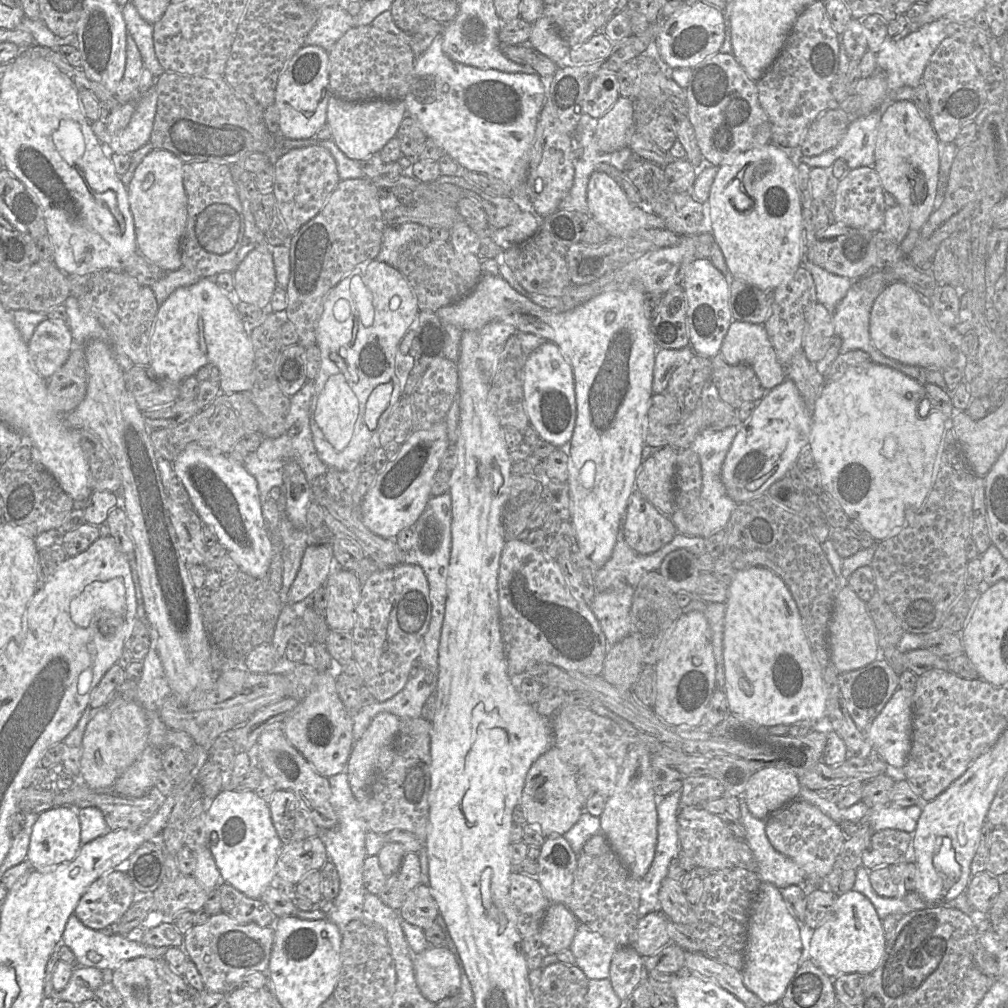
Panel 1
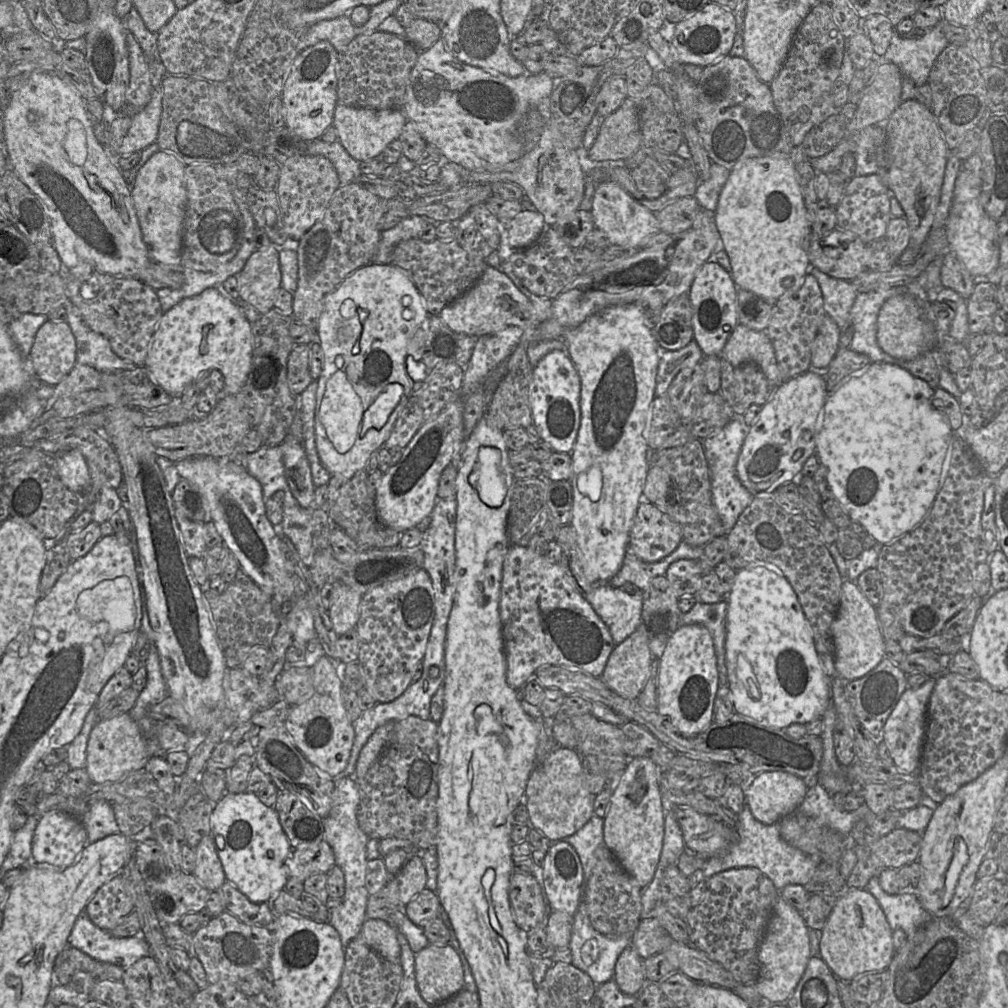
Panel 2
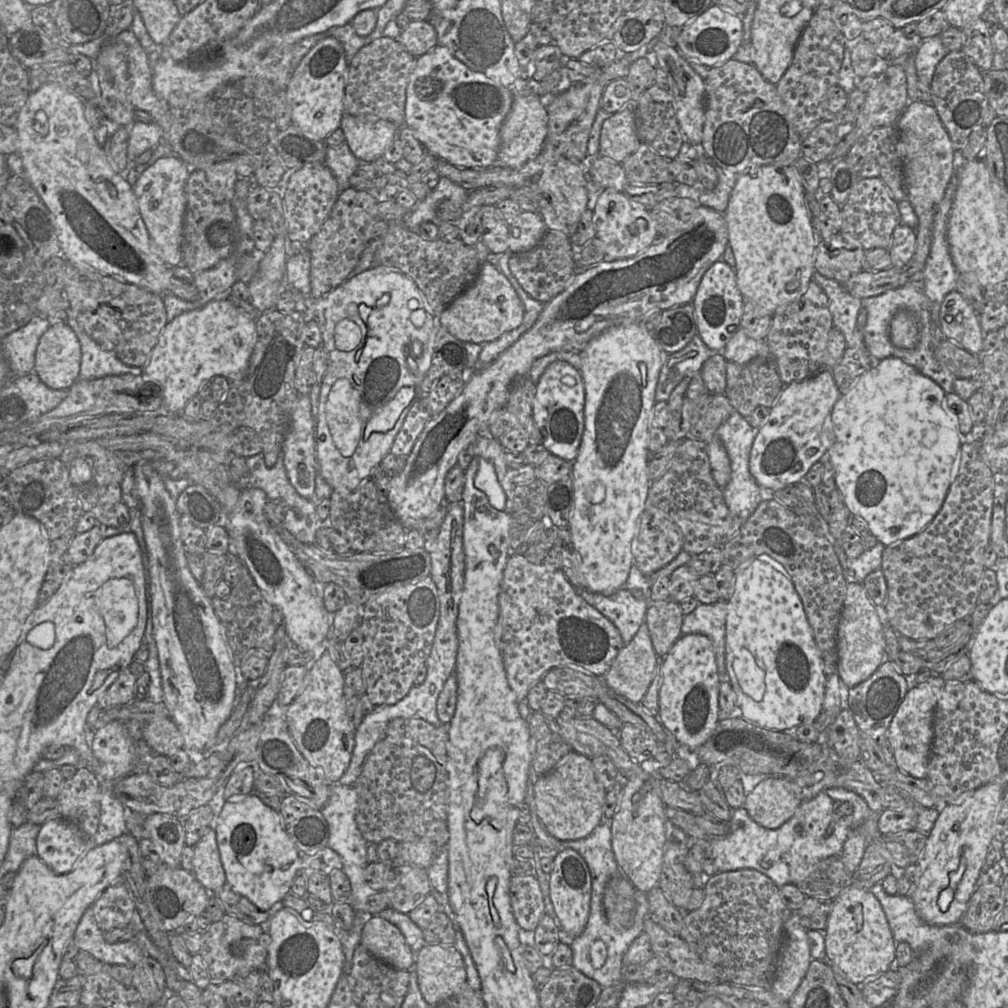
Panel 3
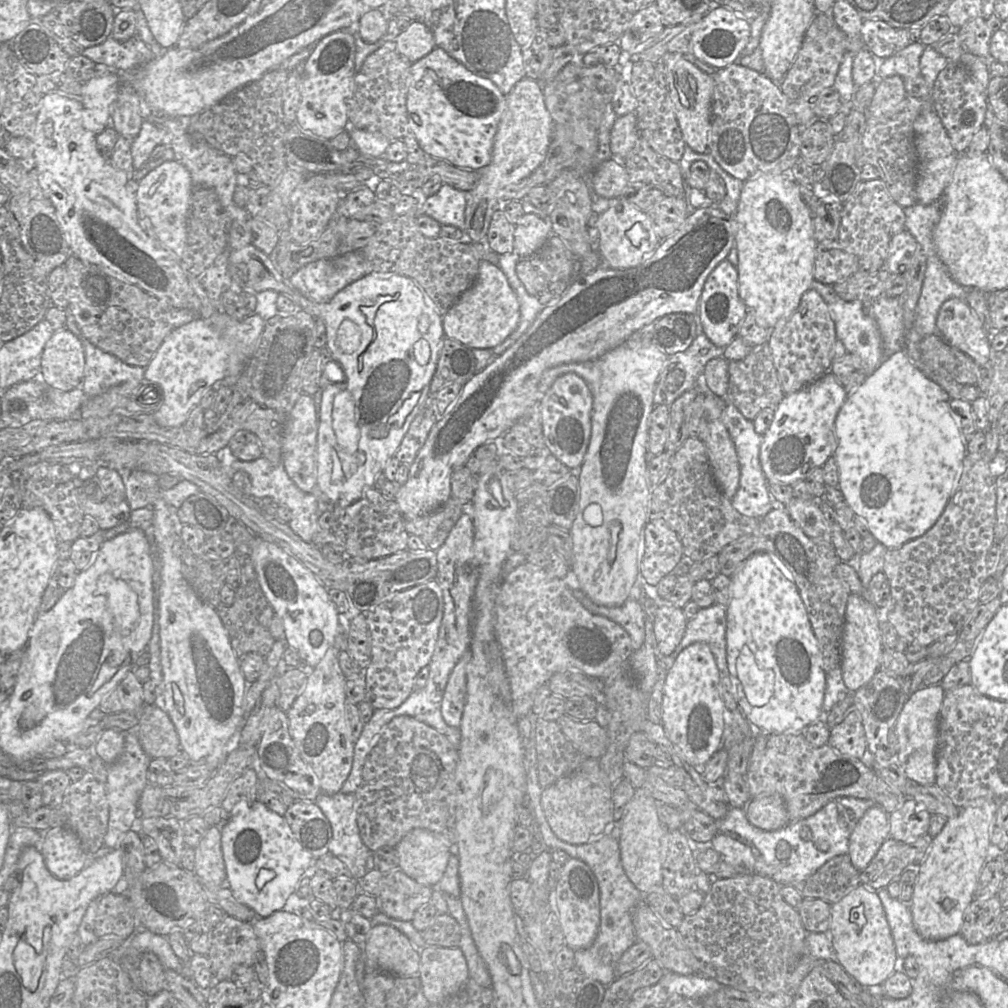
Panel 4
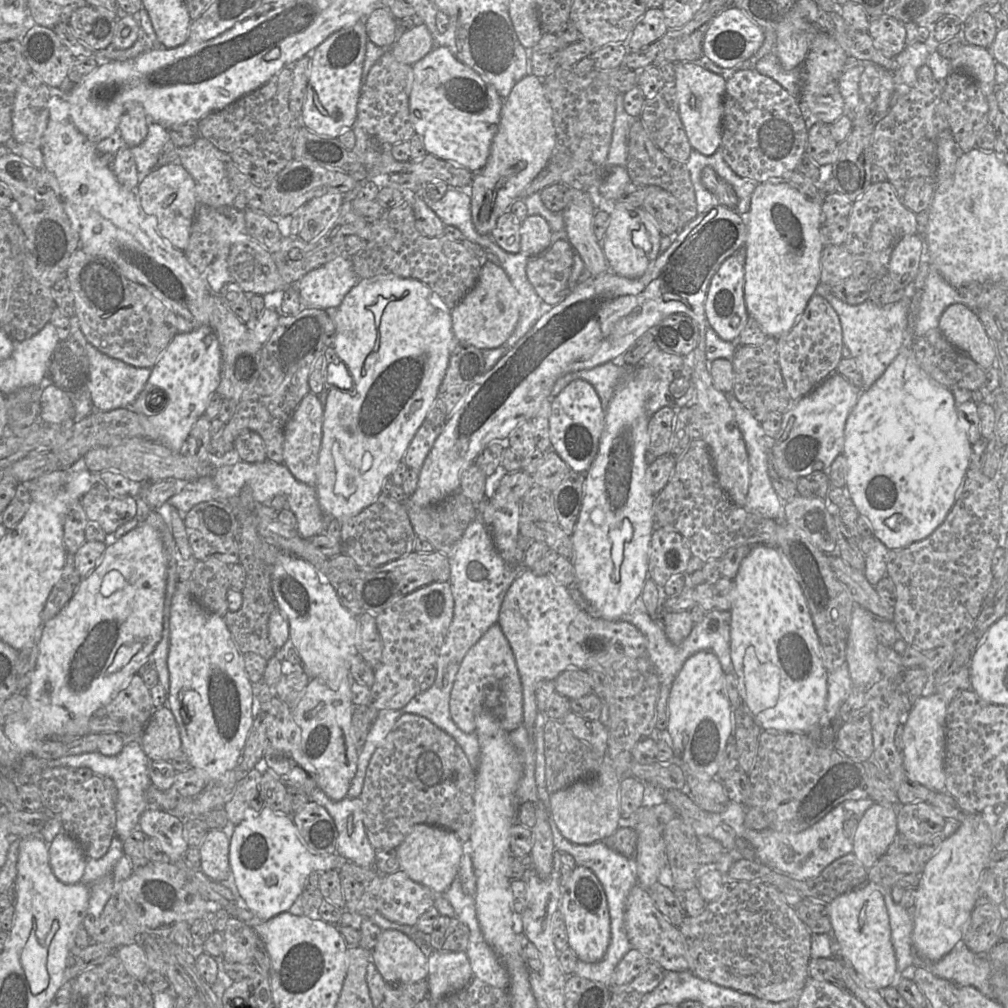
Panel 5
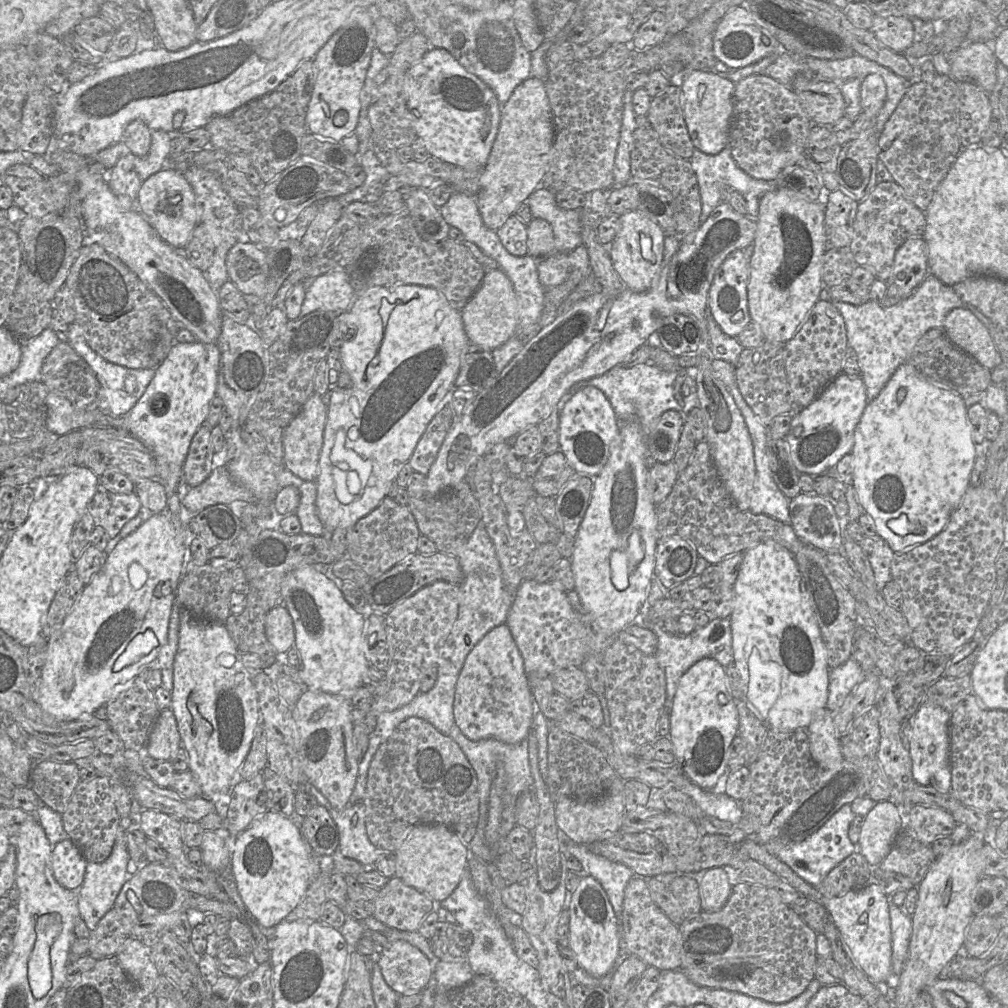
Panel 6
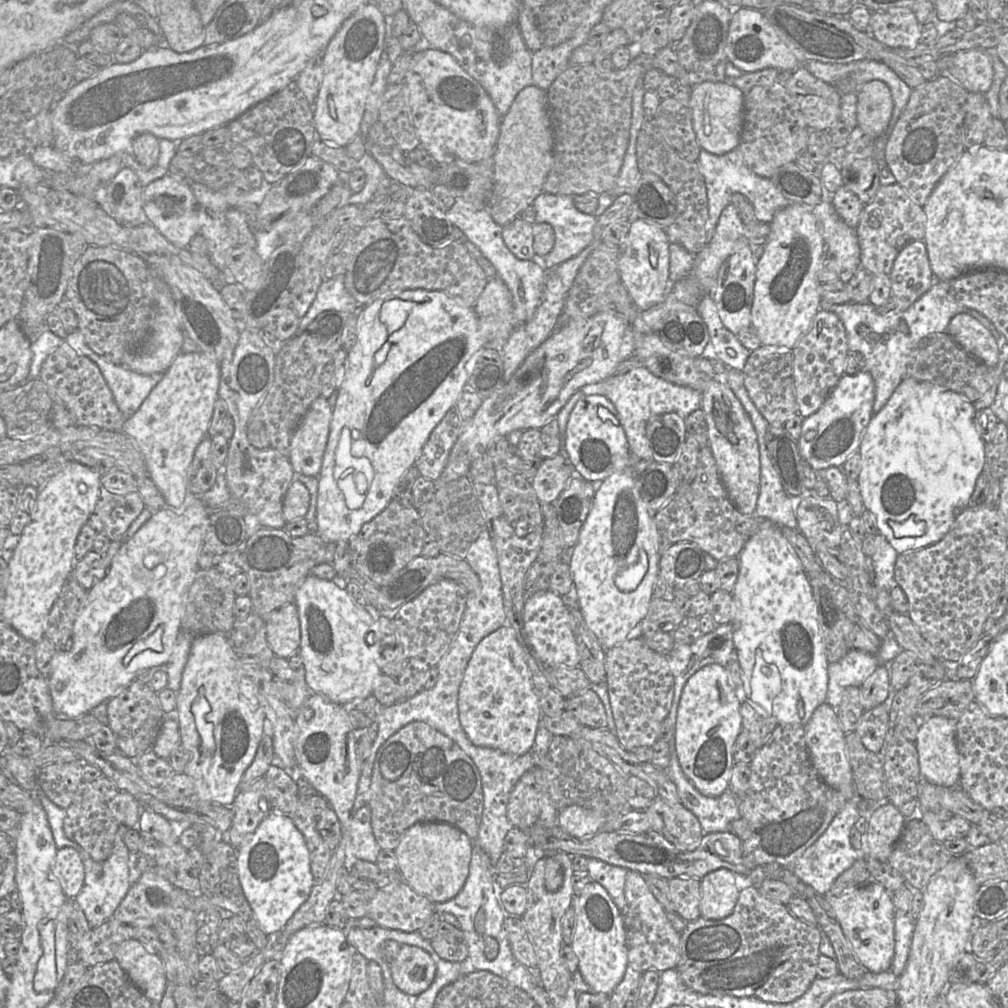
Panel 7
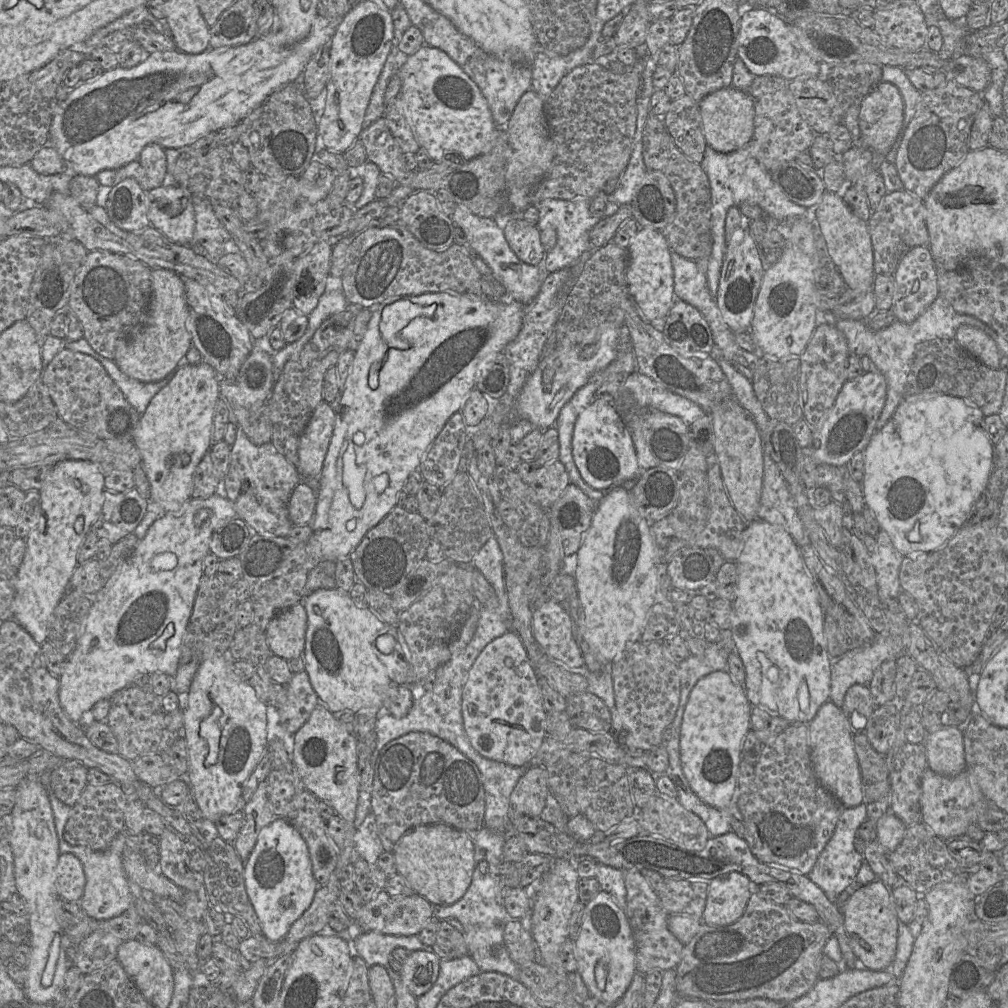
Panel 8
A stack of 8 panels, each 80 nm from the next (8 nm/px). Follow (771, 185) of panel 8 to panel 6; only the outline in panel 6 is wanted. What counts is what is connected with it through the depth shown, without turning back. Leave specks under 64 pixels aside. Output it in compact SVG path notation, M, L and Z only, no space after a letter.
M726 147L721 152L716 155L705 154L695 148L691 159L689 159L691 166L696 174L702 210L701 210L701 222L704 222L711 212L722 203L722 188L723 187L732 187L736 191L742 194L746 201L748 213L746 216L751 217L754 220L757 220L759 215L759 200L760 198L769 191L774 191L778 189L776 181L765 181L758 180L746 172L744 172L733 159L730 149Z

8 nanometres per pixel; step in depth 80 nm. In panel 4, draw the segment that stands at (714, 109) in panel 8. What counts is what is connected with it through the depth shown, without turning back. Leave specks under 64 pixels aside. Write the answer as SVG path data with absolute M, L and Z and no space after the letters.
M667 54L660 62L663 62L667 68L669 92L686 145L698 153L708 153L714 91L713 75L703 72L681 54Z

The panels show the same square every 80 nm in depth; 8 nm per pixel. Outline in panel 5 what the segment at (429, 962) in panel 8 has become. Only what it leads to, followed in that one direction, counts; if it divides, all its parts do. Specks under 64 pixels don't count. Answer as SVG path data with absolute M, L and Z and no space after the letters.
M394 929L382 930L371 951L371 962L390 985L426 980L427 957L411 938Z

